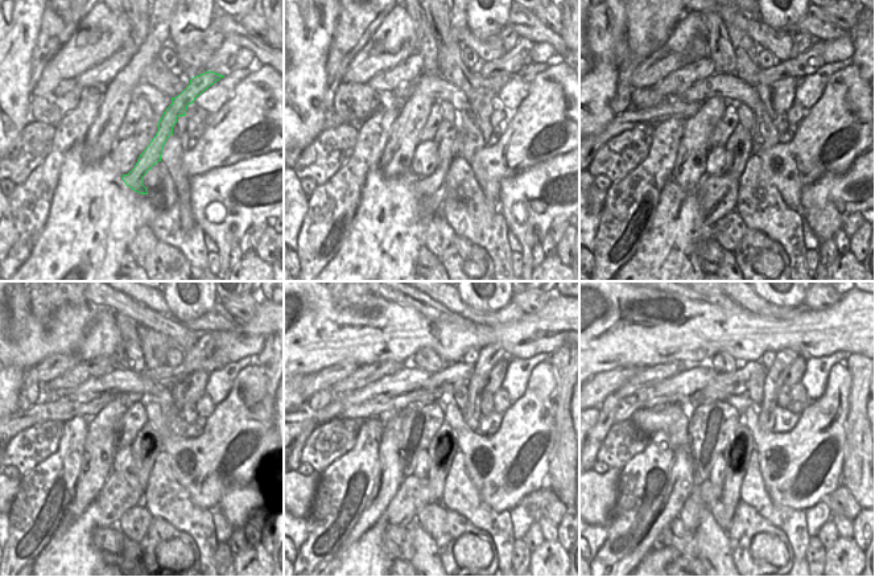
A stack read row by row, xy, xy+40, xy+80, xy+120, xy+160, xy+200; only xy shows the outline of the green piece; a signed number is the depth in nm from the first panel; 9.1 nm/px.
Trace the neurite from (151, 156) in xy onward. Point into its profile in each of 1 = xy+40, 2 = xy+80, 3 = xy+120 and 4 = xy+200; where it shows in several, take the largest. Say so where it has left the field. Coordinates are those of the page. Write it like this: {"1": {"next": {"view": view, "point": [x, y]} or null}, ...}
{"1": {"next": {"view": "xy+40", "point": [429, 190]}}, "2": {"next": {"view": "xy+80", "point": [717, 196]}}, "3": {"next": {"view": "xy+120", "point": [122, 491]}}, "4": {"next": {"view": "xy+200", "point": [702, 494]}}}

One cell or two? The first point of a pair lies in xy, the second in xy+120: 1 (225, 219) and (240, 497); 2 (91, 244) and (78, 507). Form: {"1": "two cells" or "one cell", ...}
{"1": "one cell", "2": "two cells"}

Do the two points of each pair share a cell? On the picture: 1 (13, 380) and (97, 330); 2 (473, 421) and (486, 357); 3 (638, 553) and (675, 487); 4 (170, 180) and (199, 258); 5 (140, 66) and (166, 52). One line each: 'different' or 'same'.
1: different
2: same
3: same
4: same
5: different

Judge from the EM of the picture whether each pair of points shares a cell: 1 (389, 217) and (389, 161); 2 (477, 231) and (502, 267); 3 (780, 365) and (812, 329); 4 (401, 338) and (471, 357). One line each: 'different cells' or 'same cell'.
1: different cells
2: same cell
3: different cells
4: different cells

